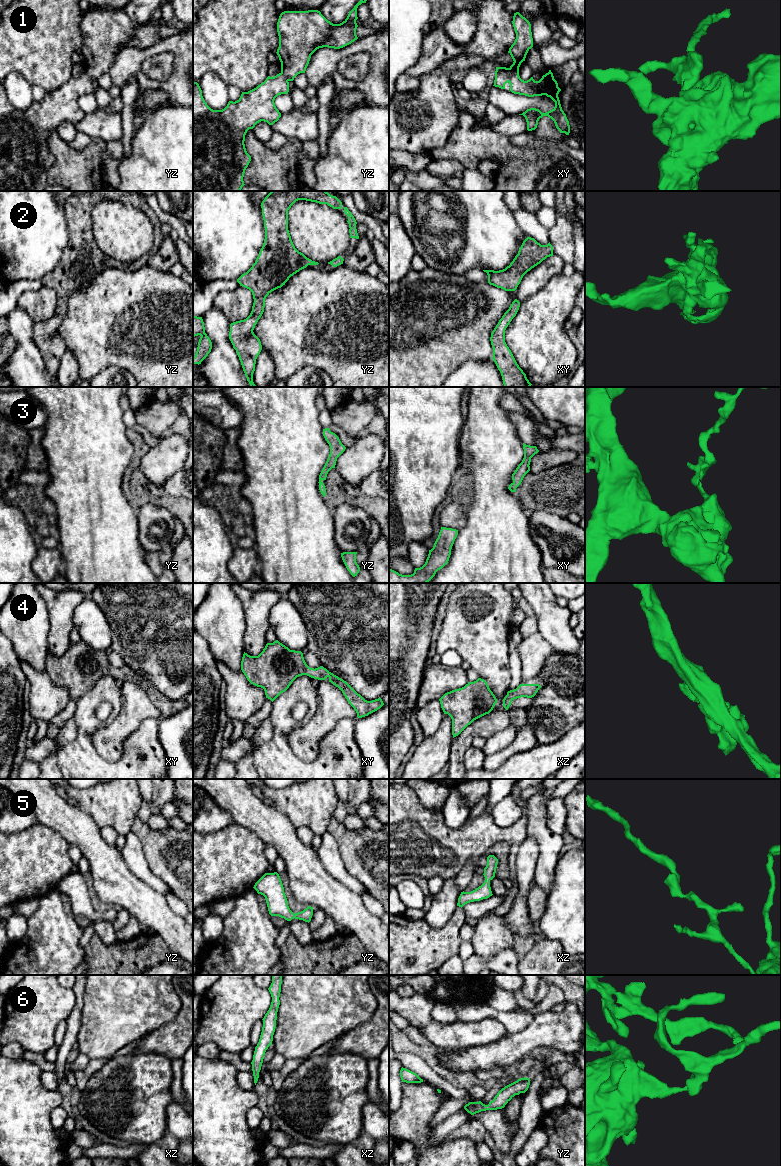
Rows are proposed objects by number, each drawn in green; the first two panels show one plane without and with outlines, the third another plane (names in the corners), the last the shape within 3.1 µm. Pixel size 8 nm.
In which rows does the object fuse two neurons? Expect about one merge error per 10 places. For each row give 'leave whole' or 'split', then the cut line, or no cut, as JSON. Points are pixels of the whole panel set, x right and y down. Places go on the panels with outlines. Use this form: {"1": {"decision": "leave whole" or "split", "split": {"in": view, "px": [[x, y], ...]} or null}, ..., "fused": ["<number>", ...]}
{"1": {"decision": "leave whole", "split": null}, "2": {"decision": "leave whole", "split": null}, "3": {"decision": "leave whole", "split": null}, "4": {"decision": "leave whole", "split": null}, "5": {"decision": "leave whole", "split": null}, "6": {"decision": "leave whole", "split": null}, "fused": []}

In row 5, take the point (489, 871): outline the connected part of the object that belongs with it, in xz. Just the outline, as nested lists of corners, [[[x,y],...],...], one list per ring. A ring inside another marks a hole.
[[[489,855],[487,857],[487,865],[484,868],[483,874],[485,877],[484,883],[471,892],[461,892],[457,906],[462,908],[467,903],[487,899],[493,895],[490,887],[490,881],[495,877],[497,864],[498,859],[494,855]]]

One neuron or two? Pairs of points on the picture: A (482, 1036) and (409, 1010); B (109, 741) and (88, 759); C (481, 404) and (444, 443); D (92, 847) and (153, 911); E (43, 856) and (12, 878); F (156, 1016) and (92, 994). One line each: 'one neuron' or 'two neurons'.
A: one neuron
B: two neurons
C: two neurons
D: one neuron
E: one neuron
F: one neuron

